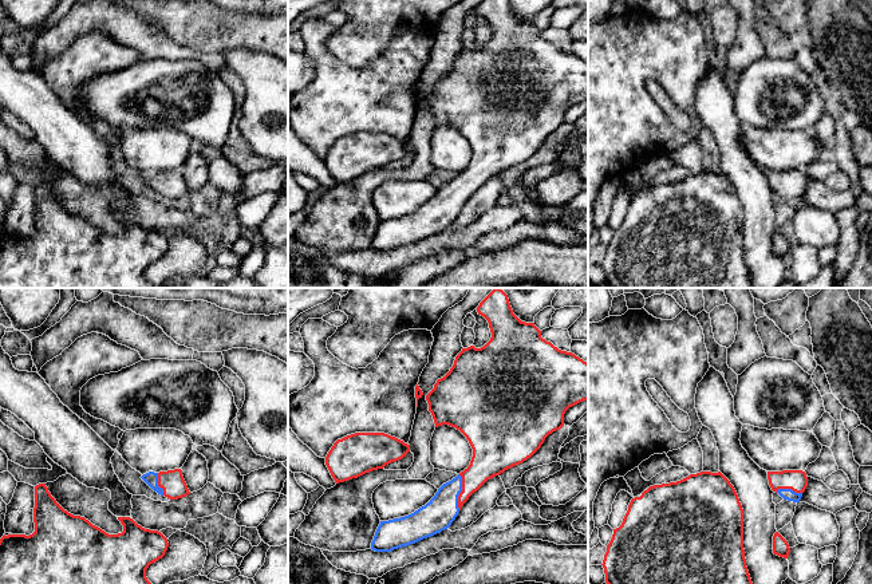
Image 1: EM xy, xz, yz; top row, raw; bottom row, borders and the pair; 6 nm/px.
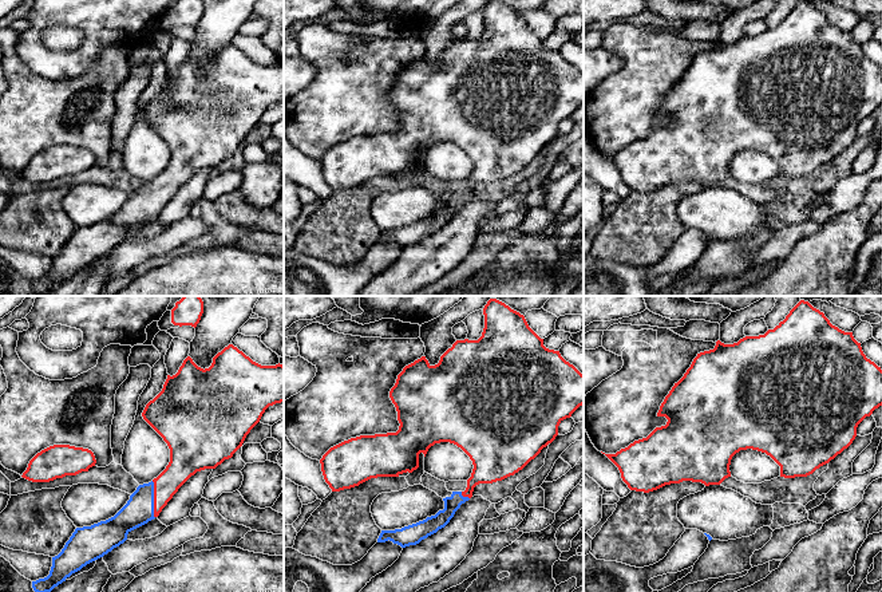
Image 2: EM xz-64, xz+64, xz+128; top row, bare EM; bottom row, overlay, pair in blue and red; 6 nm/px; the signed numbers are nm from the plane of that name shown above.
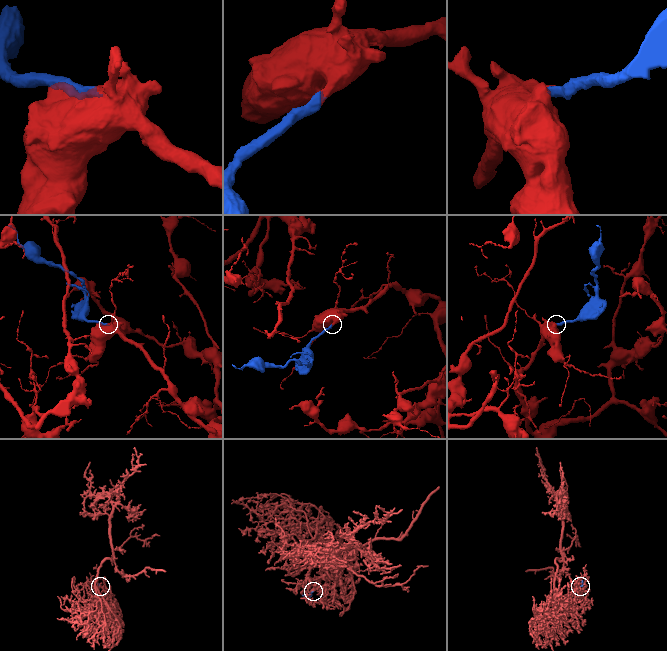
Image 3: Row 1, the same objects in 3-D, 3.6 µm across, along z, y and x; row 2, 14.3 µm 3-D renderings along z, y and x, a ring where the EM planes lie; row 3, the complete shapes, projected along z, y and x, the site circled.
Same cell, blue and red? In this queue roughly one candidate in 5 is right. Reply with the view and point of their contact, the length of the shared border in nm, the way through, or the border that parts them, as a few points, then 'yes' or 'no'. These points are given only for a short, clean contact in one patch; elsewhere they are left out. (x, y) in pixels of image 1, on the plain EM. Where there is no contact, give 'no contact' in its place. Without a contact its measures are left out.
contact xz (461, 190); length 220 nm; way xz (436, 216), (461, 190), (489, 160); yes

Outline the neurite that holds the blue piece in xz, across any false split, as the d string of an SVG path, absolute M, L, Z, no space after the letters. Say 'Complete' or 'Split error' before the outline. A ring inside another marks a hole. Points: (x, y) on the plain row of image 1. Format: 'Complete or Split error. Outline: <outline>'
Split error. Outline: M482 0L477 12L489 23L490 40L481 48L474 46L462 48L450 71L438 79L426 95L435 127L449 125L459 130L469 141L473 149L470 165L455 178L443 184L425 206L401 218L380 221L371 242L371 249L375 252L391 252L447 229L474 192L488 179L530 158L549 134L564 126L565 111L588 99L588 63L542 39L534 23L521 21L513 13L509 0Z

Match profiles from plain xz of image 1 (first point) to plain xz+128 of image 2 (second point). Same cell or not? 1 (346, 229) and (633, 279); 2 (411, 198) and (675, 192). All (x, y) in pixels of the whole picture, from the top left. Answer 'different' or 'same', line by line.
1: different
2: different

